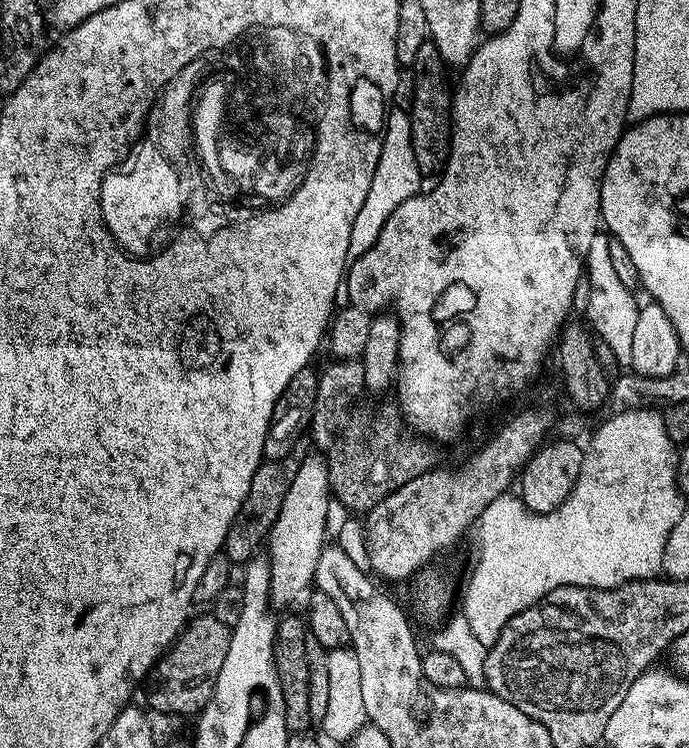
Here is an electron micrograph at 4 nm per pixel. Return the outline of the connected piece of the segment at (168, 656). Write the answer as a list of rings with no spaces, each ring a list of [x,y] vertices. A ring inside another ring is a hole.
[[[211,614],[193,615],[180,631],[171,648],[156,661],[151,673],[152,685],[148,688],[147,707],[153,713],[169,712],[172,716],[192,716],[209,707],[212,691],[218,682],[226,650],[230,646],[231,631]]]

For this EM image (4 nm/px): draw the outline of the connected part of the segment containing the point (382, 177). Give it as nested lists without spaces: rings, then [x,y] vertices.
[[[393,107],[384,122],[384,141],[378,154],[378,166],[374,170],[374,178],[370,182],[370,190],[366,194],[366,202],[362,202],[362,210],[356,219],[355,235],[361,245],[367,246],[376,240],[382,226],[410,197],[421,191],[422,177],[418,170],[418,162],[414,162],[414,146],[412,145],[412,118],[405,109]]]

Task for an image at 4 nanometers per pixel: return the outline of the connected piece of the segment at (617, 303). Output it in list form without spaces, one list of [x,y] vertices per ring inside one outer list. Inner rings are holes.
[[[598,234],[594,242],[586,246],[586,288],[588,284],[588,301],[584,304],[584,312],[592,323],[591,331],[599,337],[603,345],[616,355],[616,360],[622,366],[628,366],[631,362],[631,351],[633,349],[634,326],[638,323],[640,308],[632,295],[633,289],[622,285],[622,278],[614,271],[614,265],[610,262],[609,237]]]

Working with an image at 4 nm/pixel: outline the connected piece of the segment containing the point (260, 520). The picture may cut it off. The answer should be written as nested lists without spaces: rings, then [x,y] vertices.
[[[289,458],[287,460],[269,460],[261,463],[259,470],[250,482],[250,490],[246,502],[238,510],[234,518],[228,537],[224,540],[223,551],[233,565],[243,566],[250,560],[257,559],[256,552],[267,541],[269,532],[282,510],[283,499],[291,486],[291,480],[298,474],[300,460]]]

